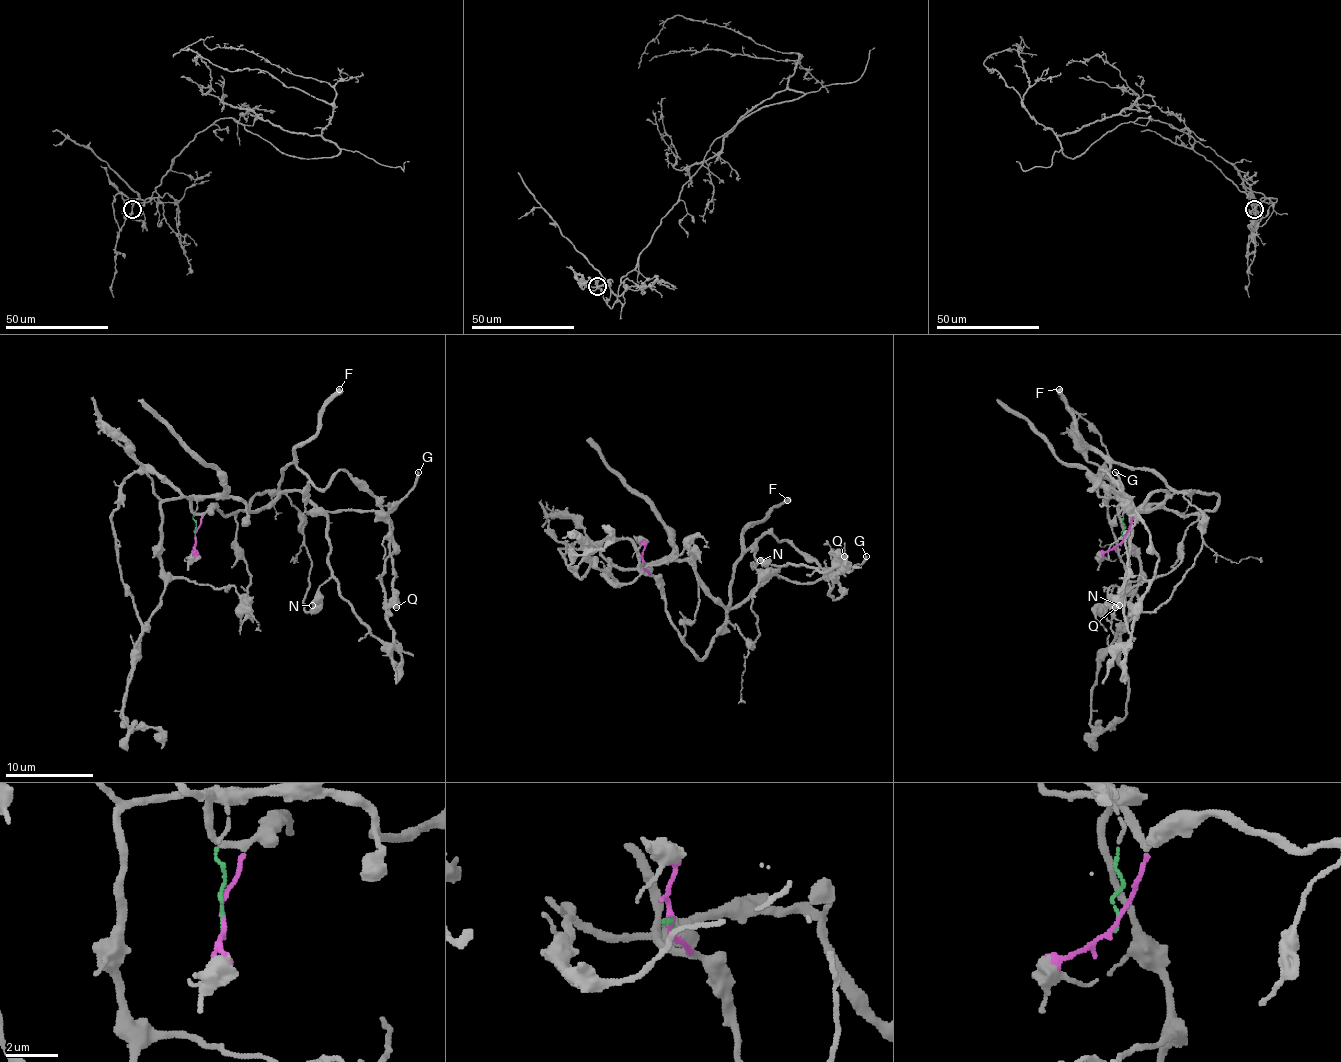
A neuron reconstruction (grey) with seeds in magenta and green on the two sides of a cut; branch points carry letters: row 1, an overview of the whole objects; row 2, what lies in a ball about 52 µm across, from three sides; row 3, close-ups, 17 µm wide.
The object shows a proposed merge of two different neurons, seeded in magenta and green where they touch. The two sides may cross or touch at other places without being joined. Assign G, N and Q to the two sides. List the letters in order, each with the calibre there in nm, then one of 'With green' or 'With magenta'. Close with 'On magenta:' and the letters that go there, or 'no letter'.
G: Thickness 200 nm. With green
N: Thickness 550 nm. With green
Q: Thickness 800 nm. With green
On magenta: no letter

